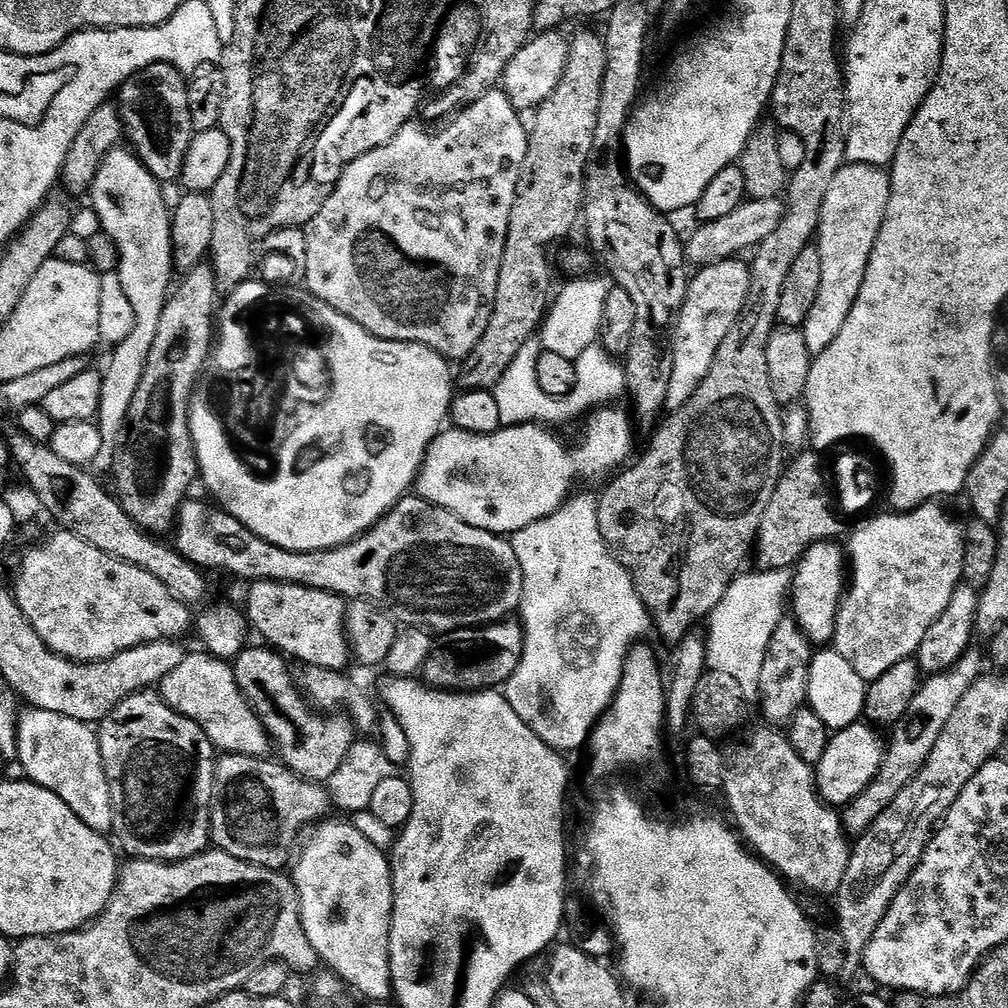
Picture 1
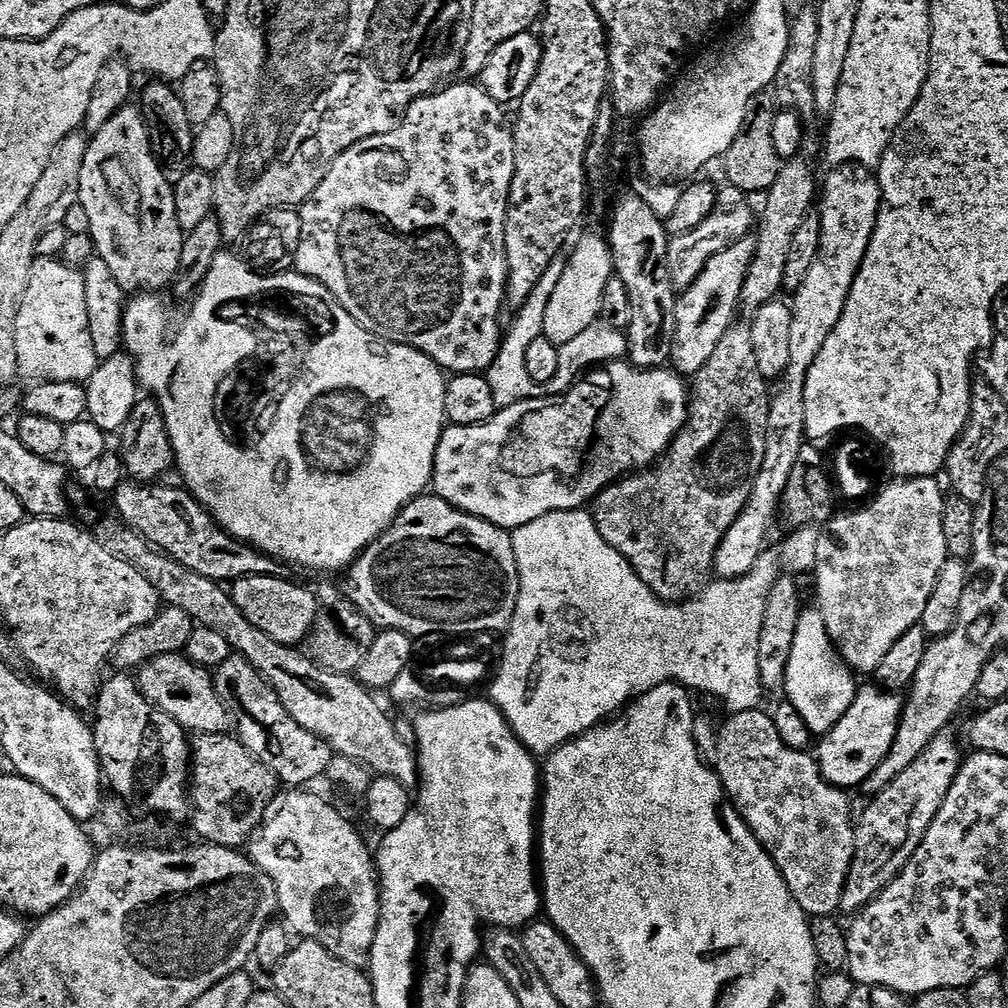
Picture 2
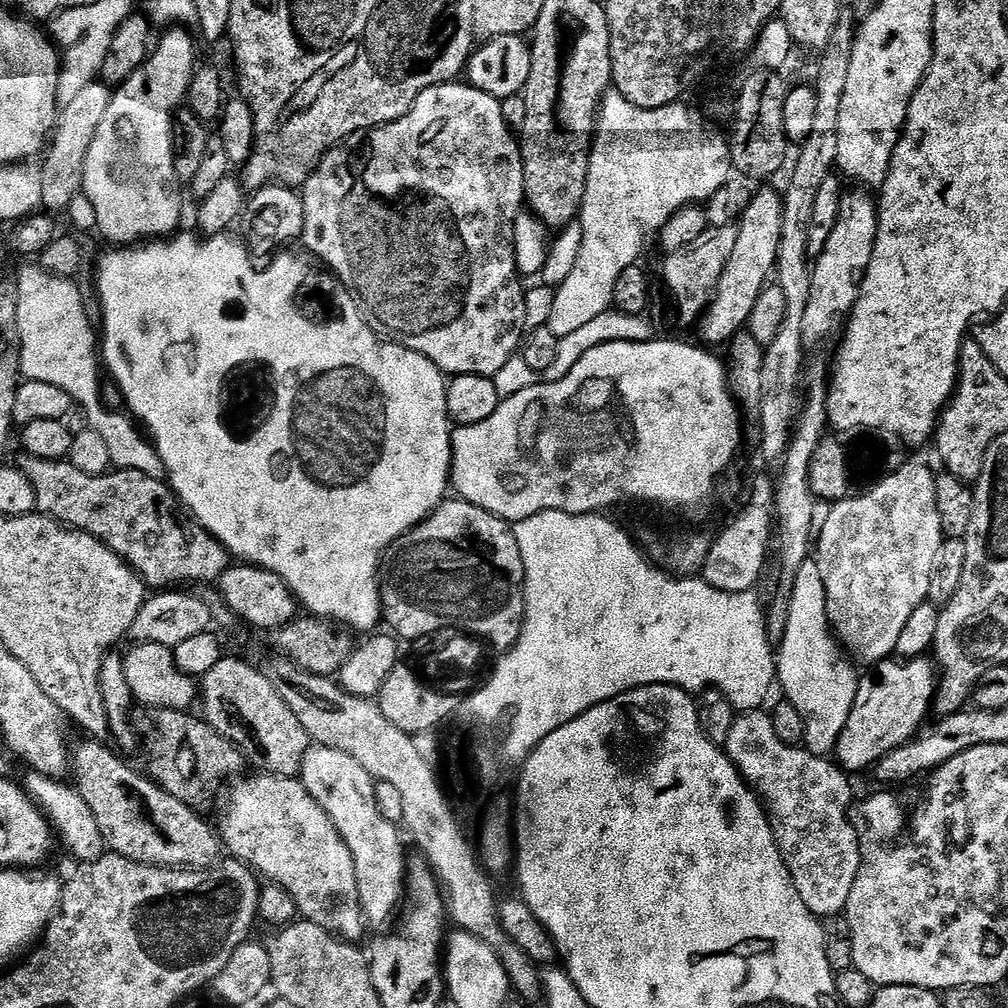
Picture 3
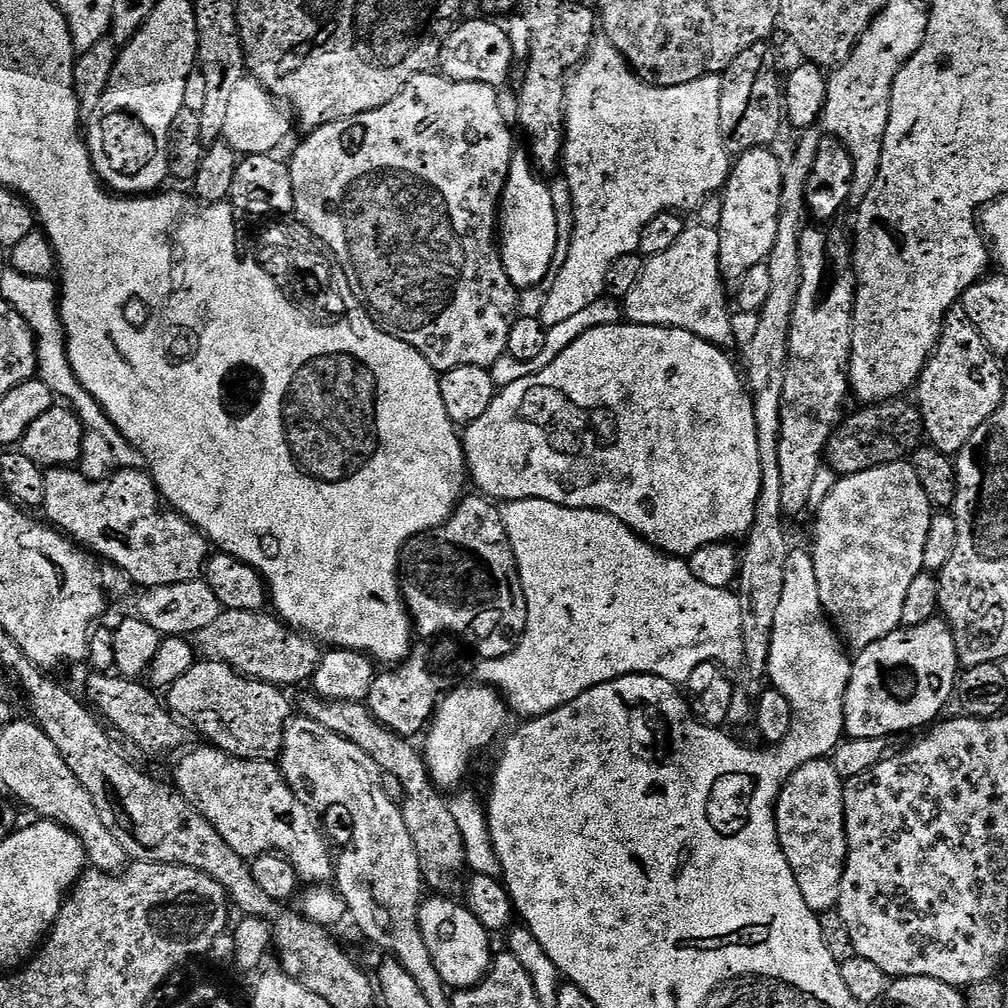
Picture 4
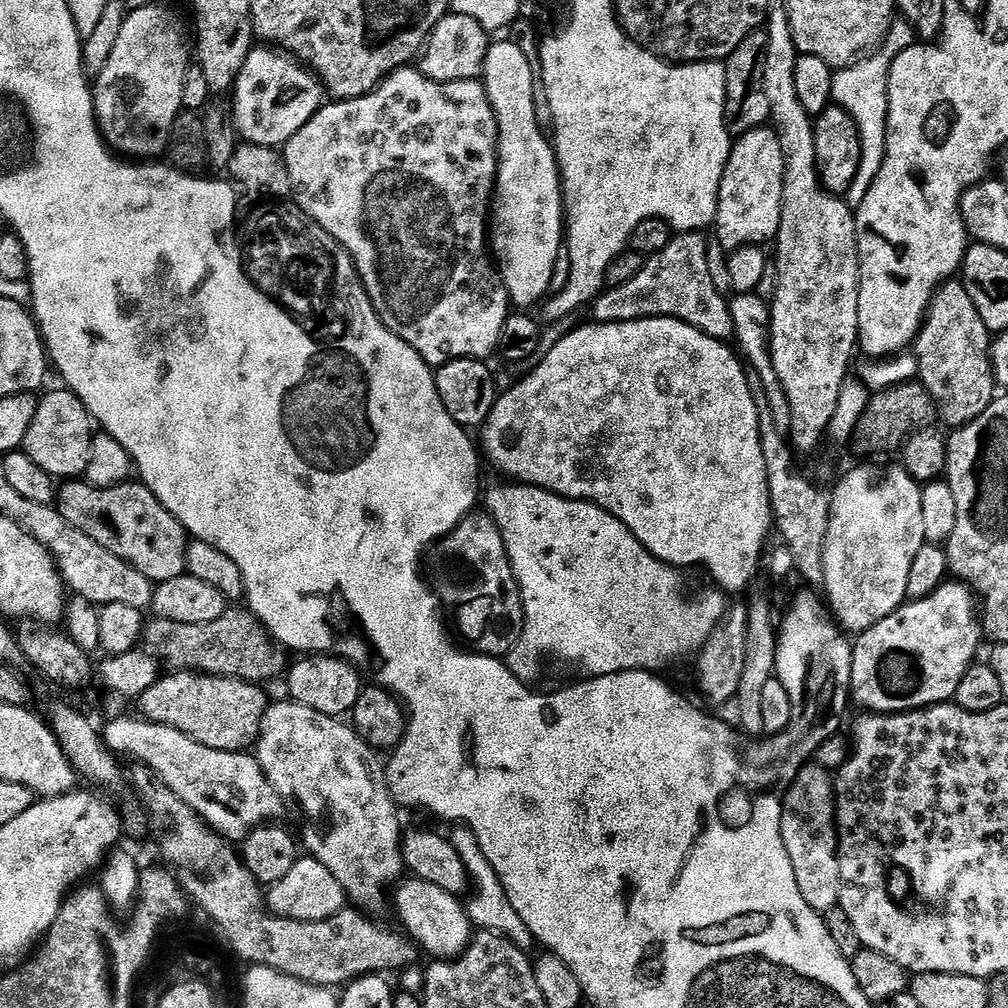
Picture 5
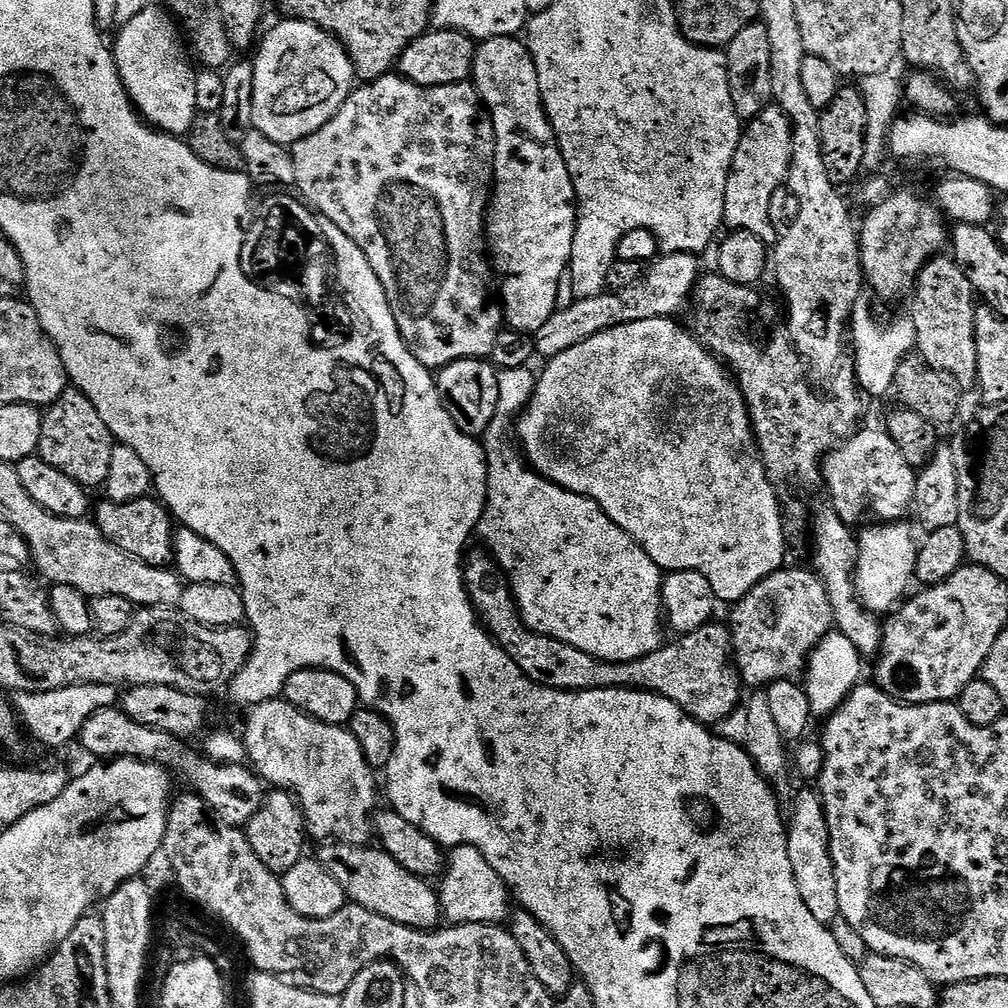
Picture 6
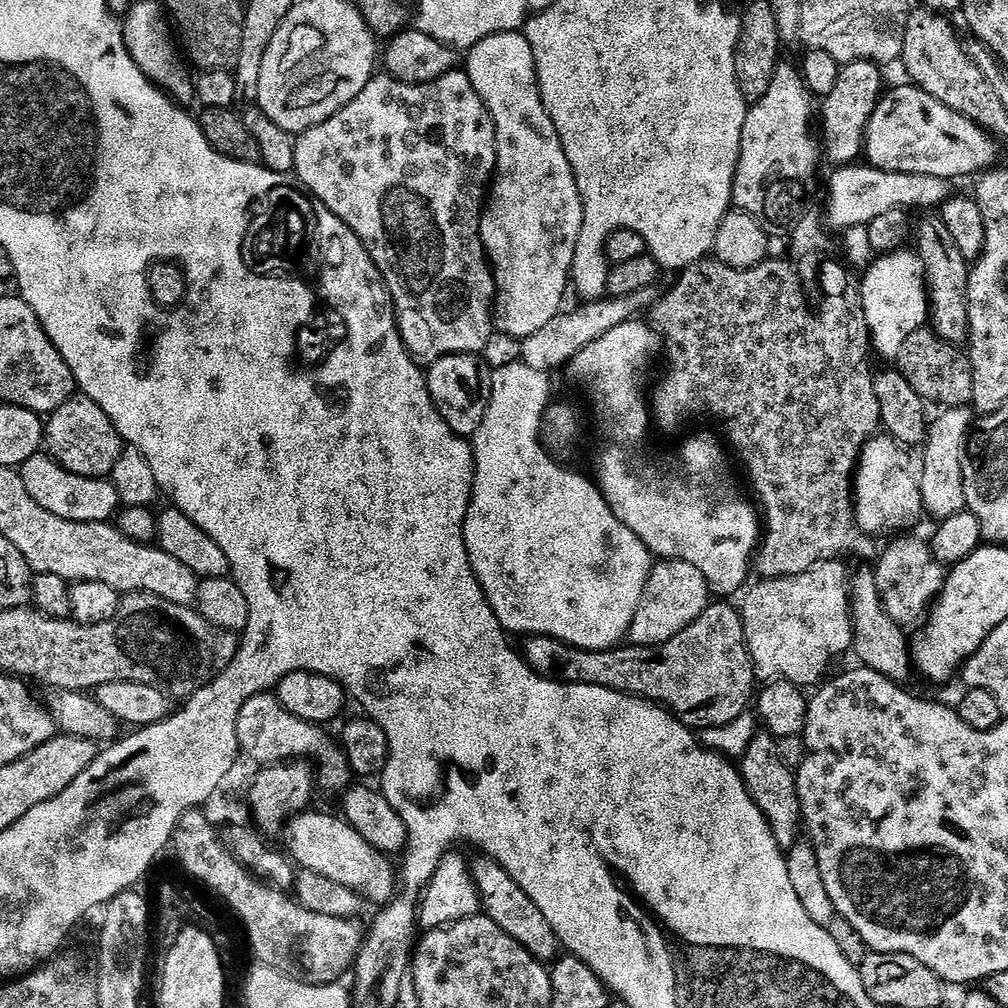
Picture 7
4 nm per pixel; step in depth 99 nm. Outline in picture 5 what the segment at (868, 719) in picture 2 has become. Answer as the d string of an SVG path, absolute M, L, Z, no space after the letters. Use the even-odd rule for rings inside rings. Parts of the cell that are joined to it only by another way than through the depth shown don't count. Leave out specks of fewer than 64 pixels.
M945 582L934 594L922 600L908 600L894 614L855 637L852 644L851 699L855 703L857 700L865 713L881 716L899 716L934 704L947 704L955 697L963 676L977 659L976 647L980 640L982 616L978 611L977 597L963 582Z

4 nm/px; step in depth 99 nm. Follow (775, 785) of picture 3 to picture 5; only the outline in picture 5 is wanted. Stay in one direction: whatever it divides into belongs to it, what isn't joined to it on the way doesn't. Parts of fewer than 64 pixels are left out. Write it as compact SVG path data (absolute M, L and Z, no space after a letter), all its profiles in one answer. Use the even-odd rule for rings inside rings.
M816 762L804 765L784 798L782 842L786 842L786 854L790 854L790 866L794 866L794 878L798 878L802 898L806 898L812 909L821 914L837 907L842 874L840 837L836 835L836 785L833 773Z

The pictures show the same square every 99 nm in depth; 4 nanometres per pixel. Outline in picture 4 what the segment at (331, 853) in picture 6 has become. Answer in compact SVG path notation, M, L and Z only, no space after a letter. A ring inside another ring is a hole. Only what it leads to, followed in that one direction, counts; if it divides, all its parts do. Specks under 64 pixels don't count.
M432 894L421 903L422 938L426 938L426 950L430 950L430 958L434 958L434 970L438 970L442 982L450 990L475 988L492 966L493 937L482 926L482 922L474 918L470 909L463 903L454 904L450 900L447 895Z

